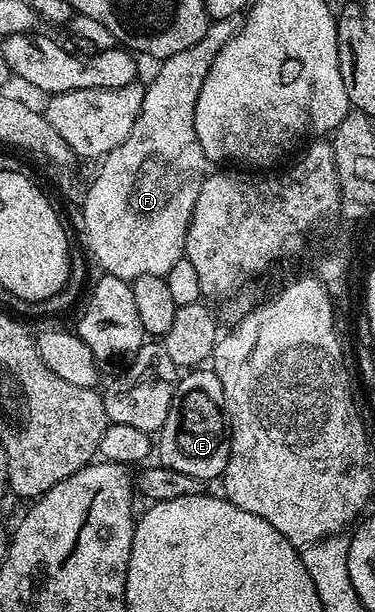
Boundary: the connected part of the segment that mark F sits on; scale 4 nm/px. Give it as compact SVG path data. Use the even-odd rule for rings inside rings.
M212 19L201 40L190 45L190 49L182 49L182 53L174 53L157 66L160 68L152 84L149 82L144 88L142 109L134 121L134 129L130 129L130 137L126 137L118 149L103 156L96 176L90 179L82 206L84 239L88 242L87 254L96 258L101 272L129 281L143 275L165 276L178 260L184 258L188 222L194 213L194 201L198 201L198 189L202 189L206 174L202 145L198 145L198 133L194 133L194 109L198 105L198 93L202 93L202 81L214 57L218 57L237 30L236 19Z

